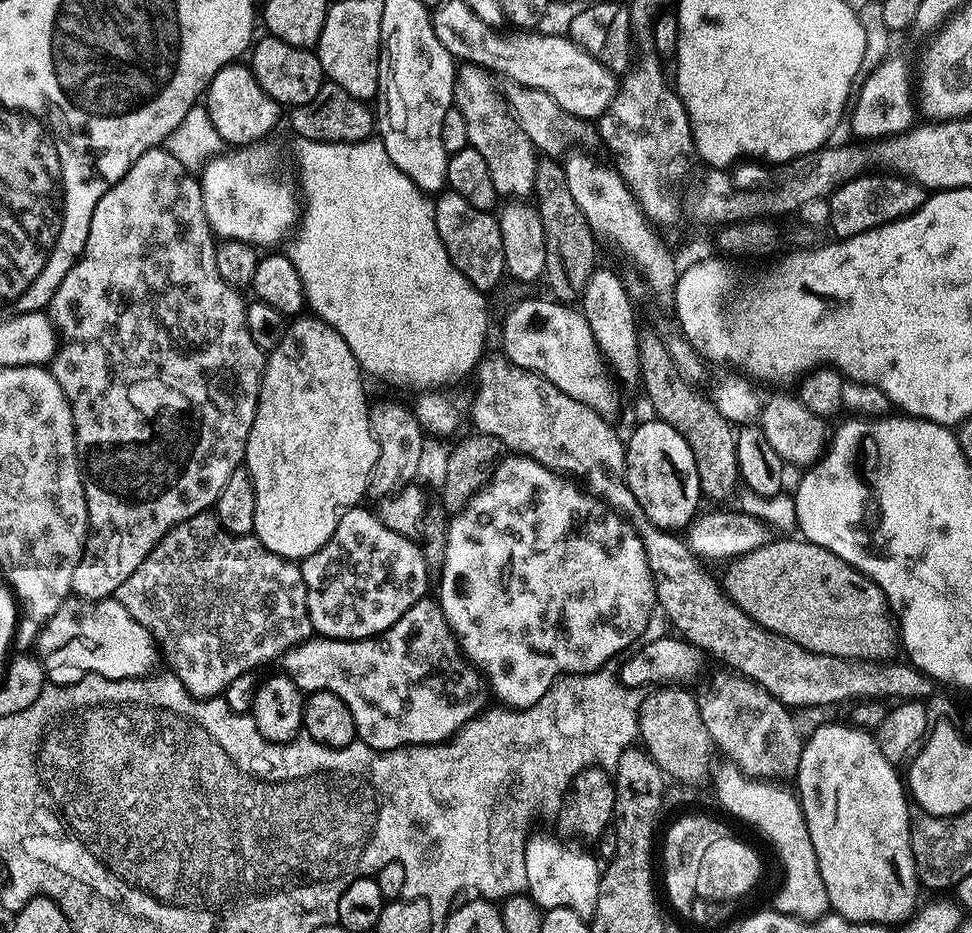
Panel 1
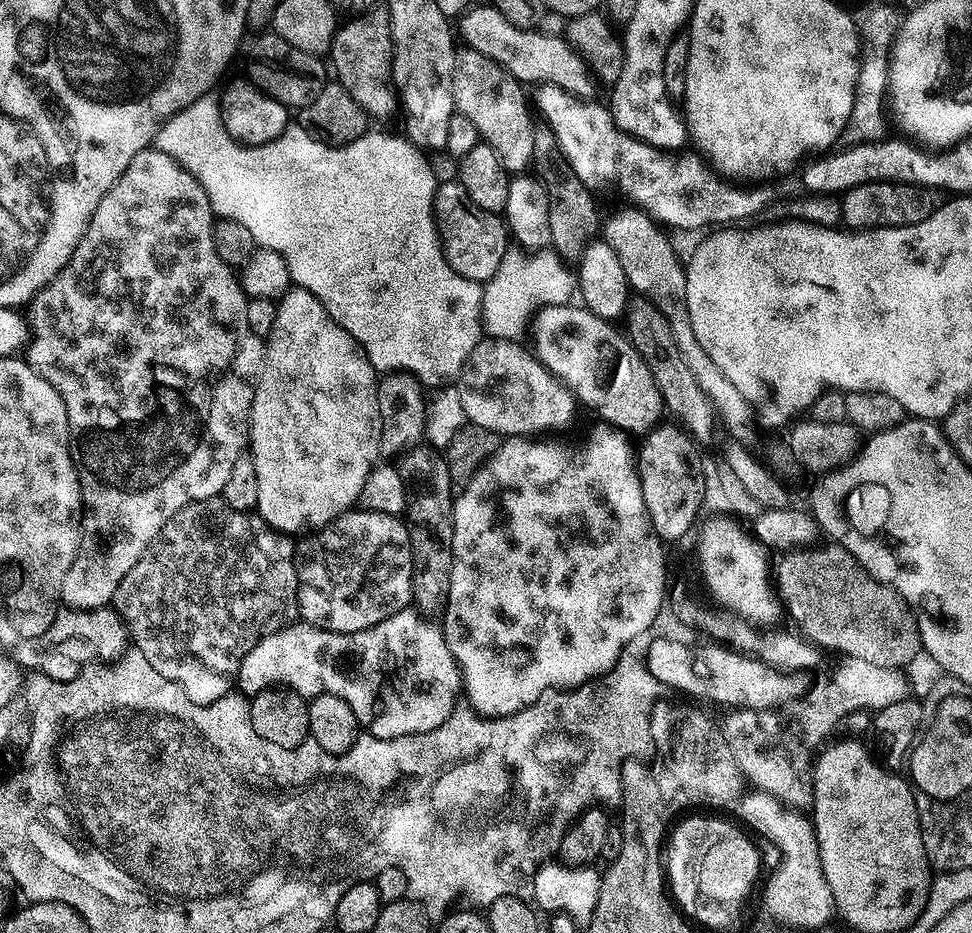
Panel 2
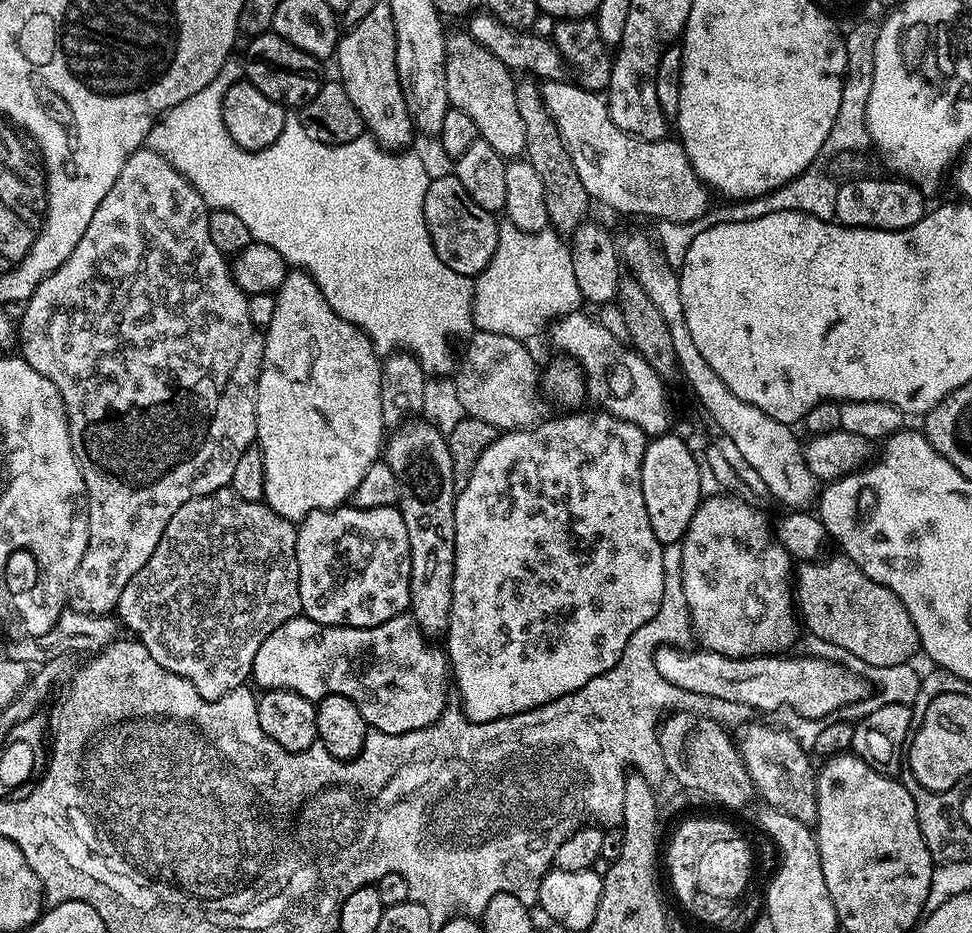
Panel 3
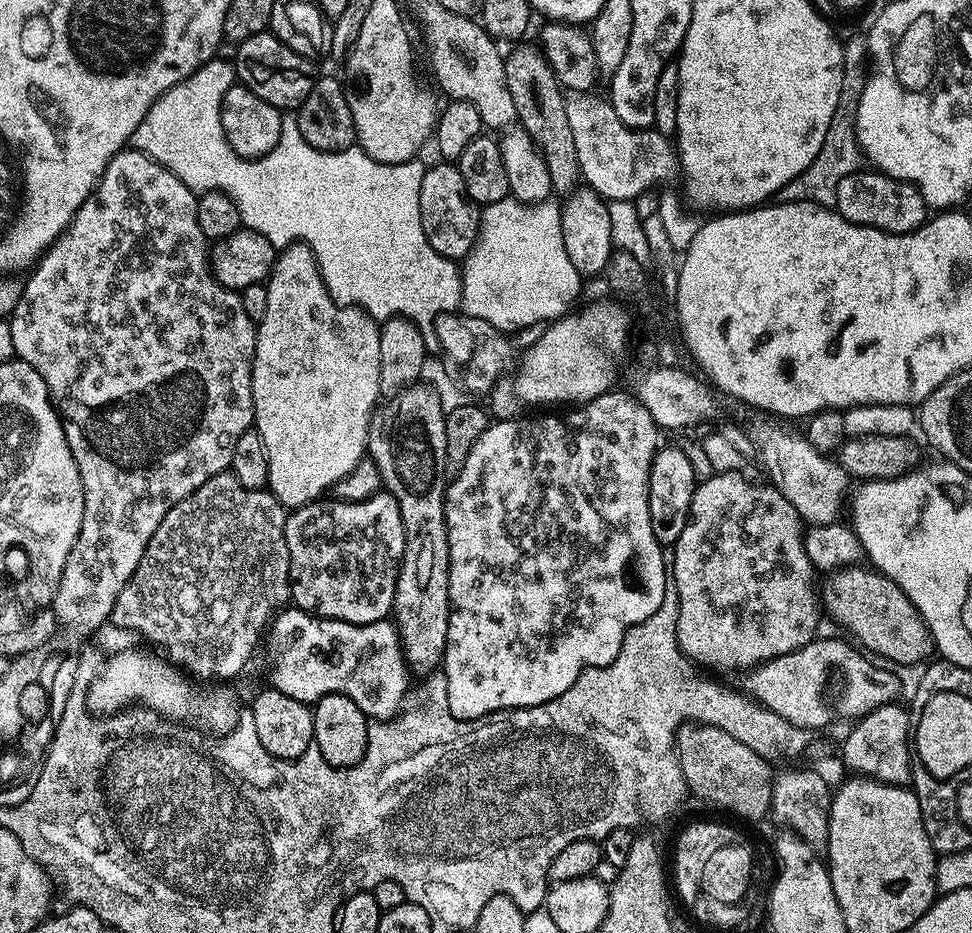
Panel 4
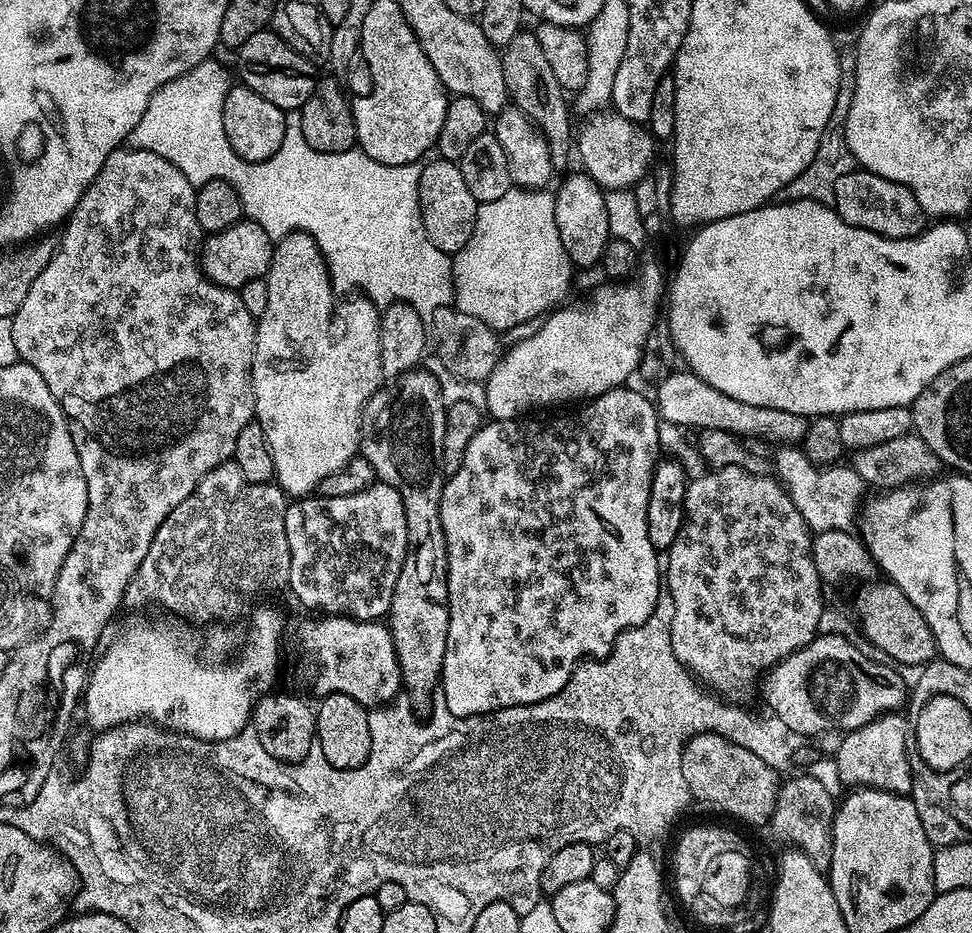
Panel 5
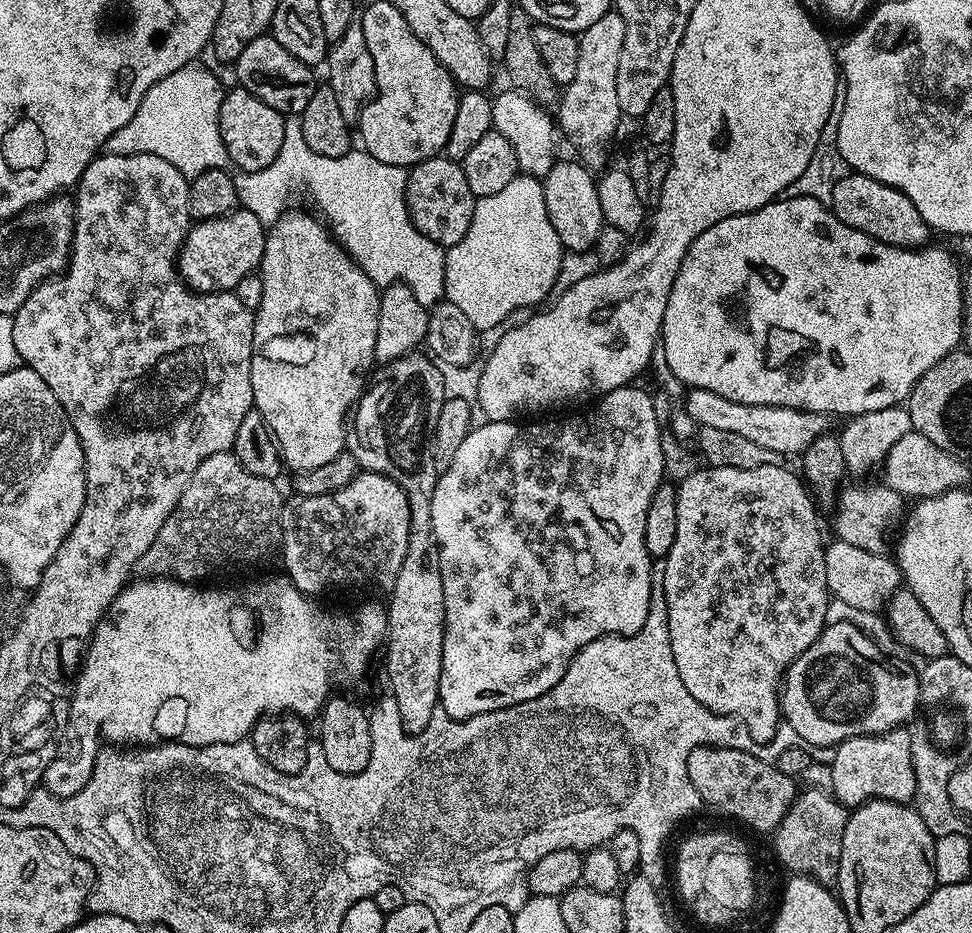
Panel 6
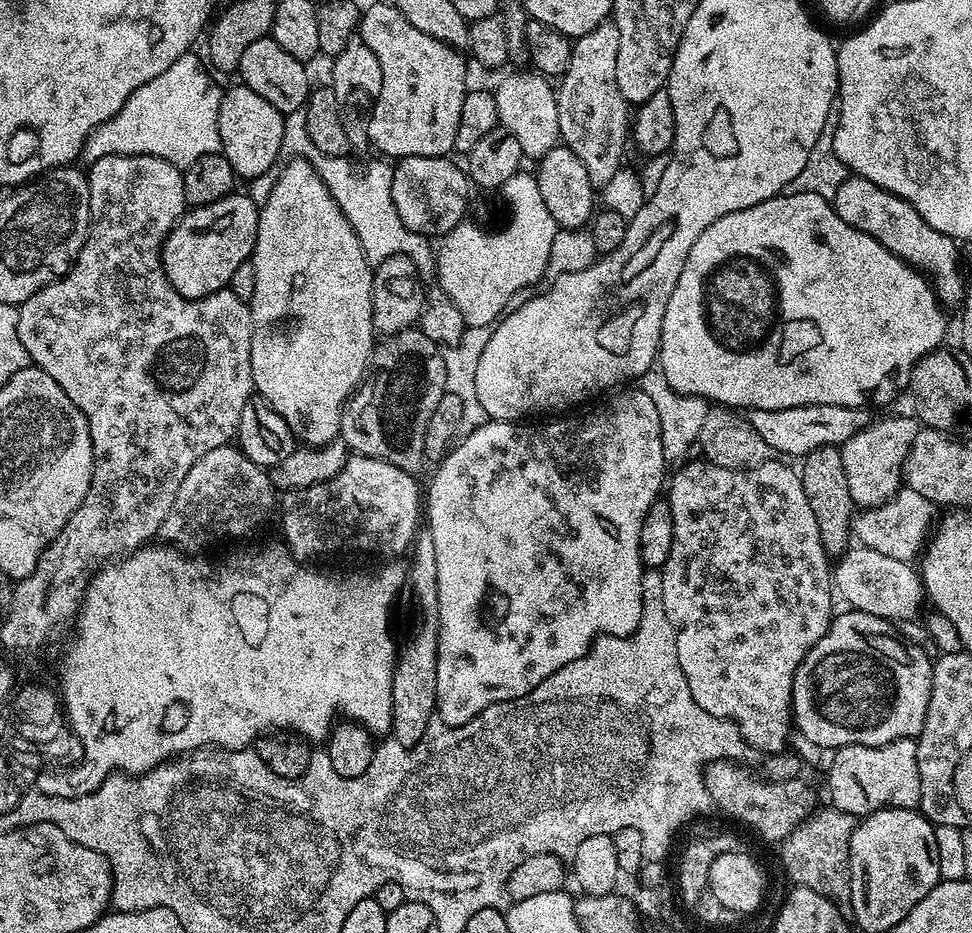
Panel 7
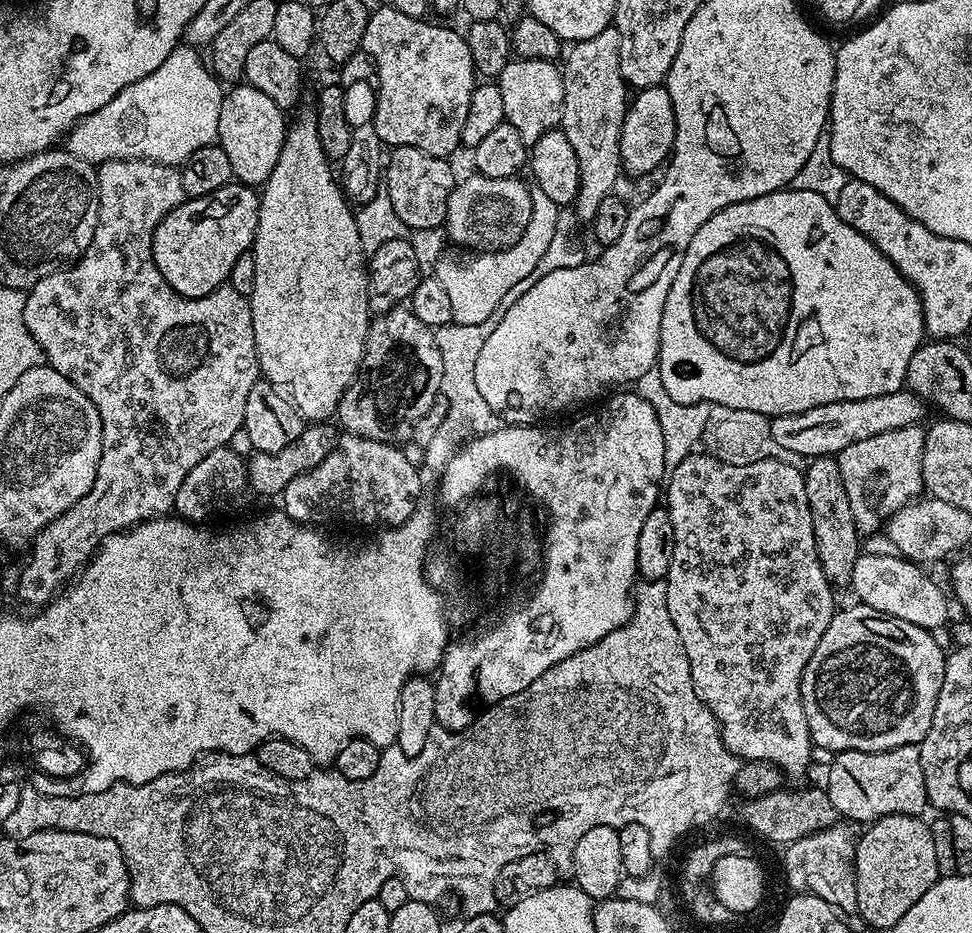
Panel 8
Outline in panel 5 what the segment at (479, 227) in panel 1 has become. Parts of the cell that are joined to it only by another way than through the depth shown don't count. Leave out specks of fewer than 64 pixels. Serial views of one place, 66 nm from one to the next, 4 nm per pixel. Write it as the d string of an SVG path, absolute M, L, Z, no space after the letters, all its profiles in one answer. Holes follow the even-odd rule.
M439 158L432 159L421 167L418 182L422 222L430 242L434 242L438 250L455 254L462 251L466 242L470 242L470 234L474 234L478 205L474 194L470 194L470 189L462 178L459 163Z

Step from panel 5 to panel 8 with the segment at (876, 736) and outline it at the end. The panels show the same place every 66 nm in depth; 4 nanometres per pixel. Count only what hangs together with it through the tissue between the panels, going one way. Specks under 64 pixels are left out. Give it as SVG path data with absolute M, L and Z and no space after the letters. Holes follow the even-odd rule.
M915 744L885 752L837 752L831 759L826 791L836 812L845 821L871 822L884 816L920 816L923 808L929 807L920 749Z

